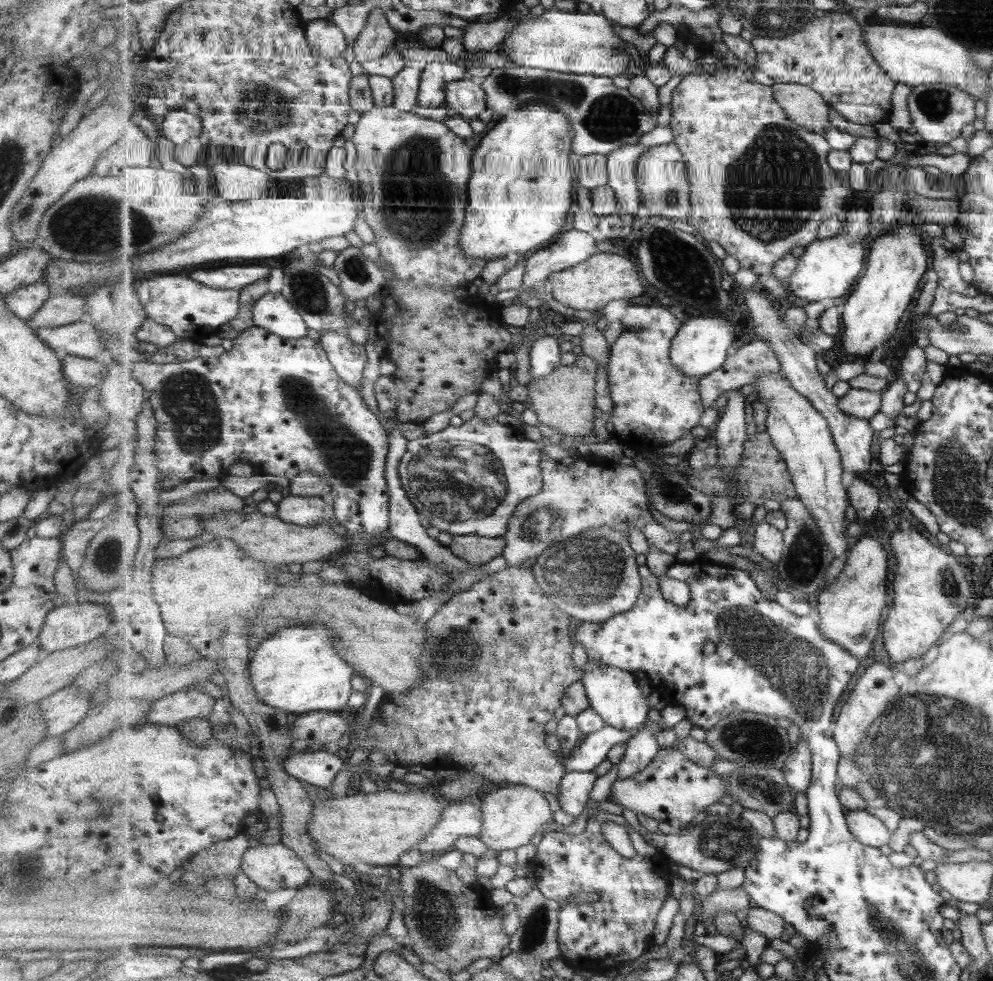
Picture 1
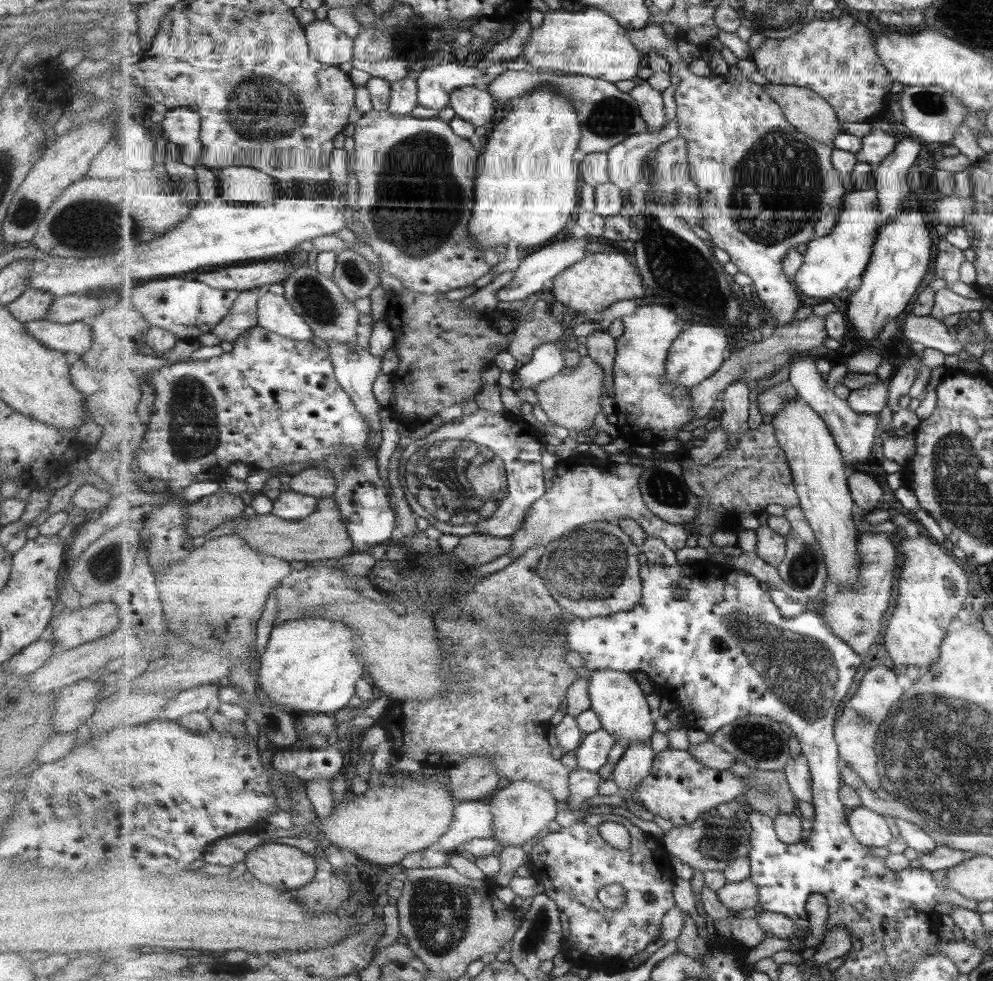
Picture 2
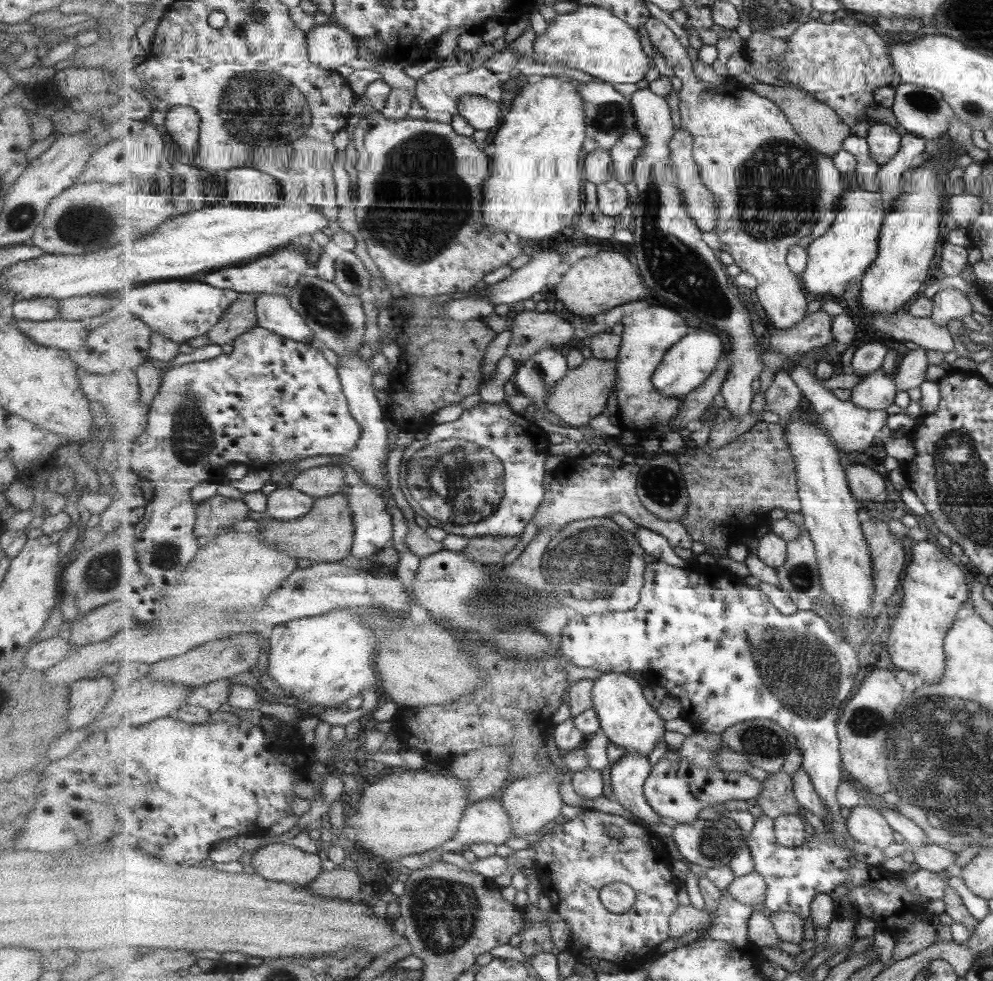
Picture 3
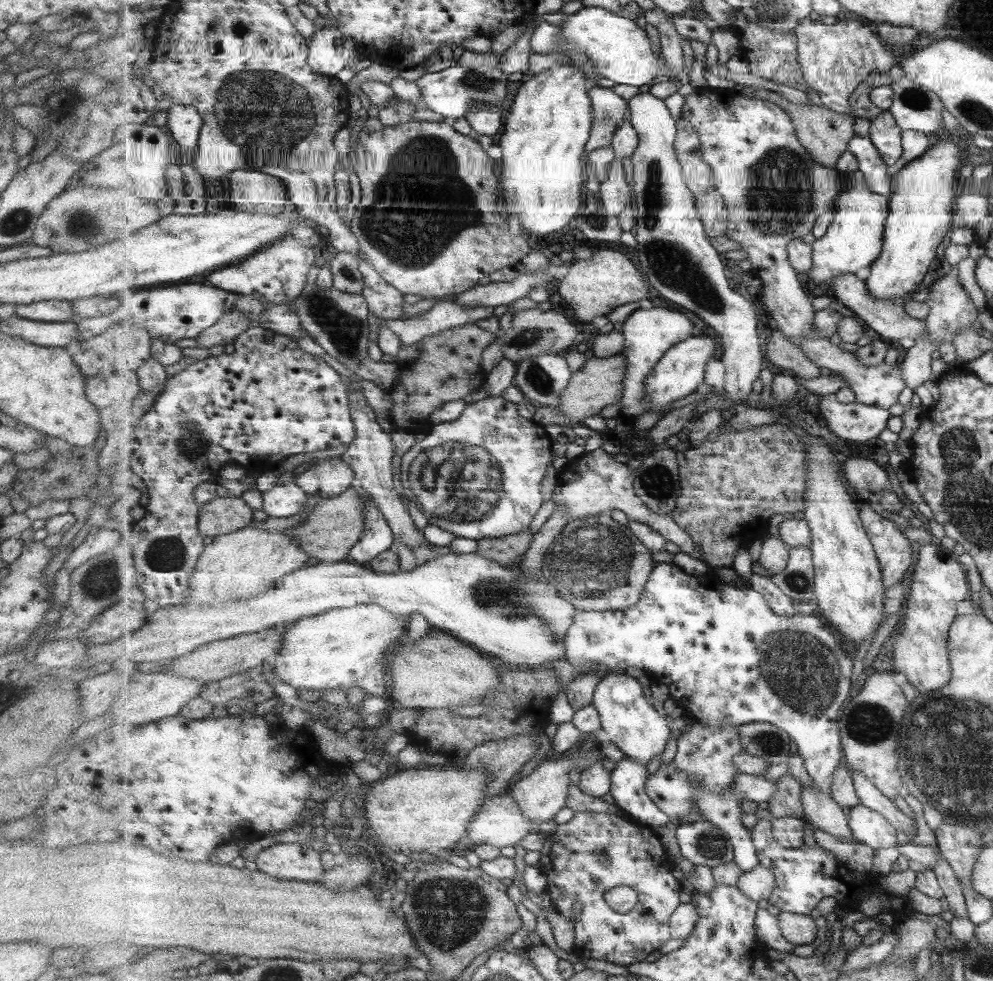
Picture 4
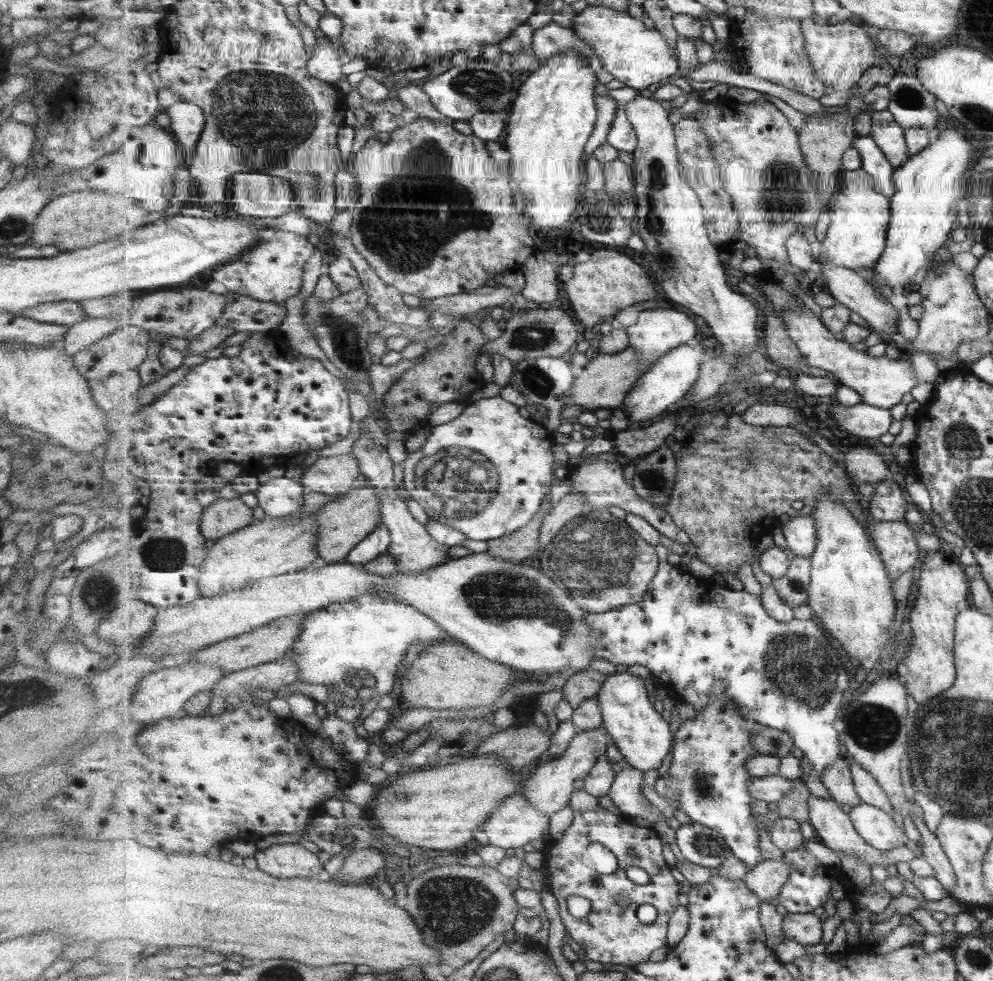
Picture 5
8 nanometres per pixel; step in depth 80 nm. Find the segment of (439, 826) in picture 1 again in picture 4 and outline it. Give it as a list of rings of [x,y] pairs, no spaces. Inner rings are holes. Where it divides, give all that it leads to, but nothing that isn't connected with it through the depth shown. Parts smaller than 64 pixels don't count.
[[[500,794],[484,800],[478,814],[468,822],[466,836],[476,845],[517,846],[529,833],[537,832],[513,797]]]

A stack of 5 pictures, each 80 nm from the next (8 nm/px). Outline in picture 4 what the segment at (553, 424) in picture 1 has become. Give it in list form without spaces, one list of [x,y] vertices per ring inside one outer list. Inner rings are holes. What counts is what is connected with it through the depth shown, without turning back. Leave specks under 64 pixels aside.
[[[619,354],[611,358],[593,356],[581,371],[574,373],[560,398],[559,409],[566,414],[571,425],[584,425],[587,416],[597,416],[609,404],[619,404],[624,391],[624,378],[626,375],[627,359]]]

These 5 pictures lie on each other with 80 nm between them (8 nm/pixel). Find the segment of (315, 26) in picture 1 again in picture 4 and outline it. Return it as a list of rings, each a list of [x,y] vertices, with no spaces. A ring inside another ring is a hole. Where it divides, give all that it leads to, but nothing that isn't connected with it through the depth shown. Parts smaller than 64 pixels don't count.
[[[322,28],[309,39],[308,61],[313,70],[334,77],[355,56],[355,41],[338,28]]]

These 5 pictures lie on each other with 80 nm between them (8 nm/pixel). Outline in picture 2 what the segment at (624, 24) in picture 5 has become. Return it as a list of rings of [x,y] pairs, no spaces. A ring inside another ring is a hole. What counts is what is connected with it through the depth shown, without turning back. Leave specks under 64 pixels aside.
[[[586,7],[582,11],[564,11],[562,8],[549,10],[541,26],[532,26],[521,58],[535,68],[613,82],[643,76],[646,68],[640,50],[629,38],[628,29],[608,12],[593,7]]]

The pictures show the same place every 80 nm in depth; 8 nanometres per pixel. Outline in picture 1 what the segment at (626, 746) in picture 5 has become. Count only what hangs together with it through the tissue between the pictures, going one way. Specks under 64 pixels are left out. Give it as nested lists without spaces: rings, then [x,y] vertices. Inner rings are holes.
[[[587,662],[582,682],[592,707],[605,719],[607,725],[633,731],[637,727],[641,728],[643,722],[647,720],[650,709],[648,686],[641,674],[601,662]]]

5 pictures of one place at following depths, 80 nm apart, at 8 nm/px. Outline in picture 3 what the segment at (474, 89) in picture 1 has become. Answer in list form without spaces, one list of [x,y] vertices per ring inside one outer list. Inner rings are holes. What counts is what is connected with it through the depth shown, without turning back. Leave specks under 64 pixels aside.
[[[463,95],[460,96],[458,114],[463,116],[472,124],[477,131],[489,132],[496,130],[499,123],[497,116],[501,114],[501,106],[498,104],[496,96]]]

